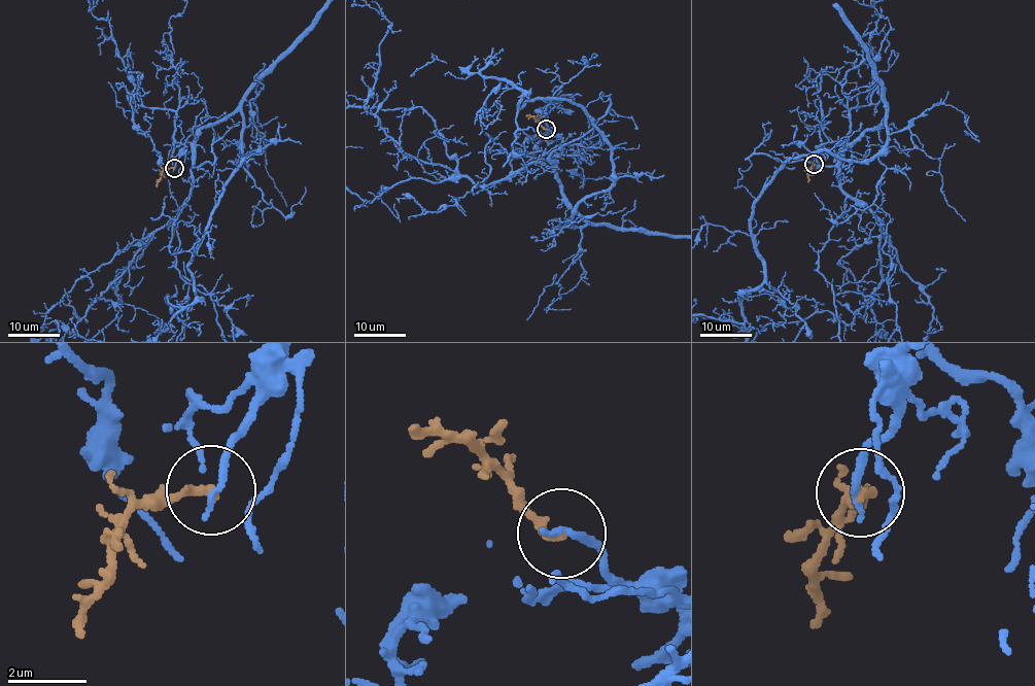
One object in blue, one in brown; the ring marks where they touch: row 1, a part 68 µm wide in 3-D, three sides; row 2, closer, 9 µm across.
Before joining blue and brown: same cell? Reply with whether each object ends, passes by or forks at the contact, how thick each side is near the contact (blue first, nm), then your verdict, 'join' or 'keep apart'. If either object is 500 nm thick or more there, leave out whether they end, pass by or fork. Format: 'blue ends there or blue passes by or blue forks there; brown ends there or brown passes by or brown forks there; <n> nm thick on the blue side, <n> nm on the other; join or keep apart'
blue ends there; brown ends there; 190 nm thick on the blue side, 240 nm on the other; keep apart

